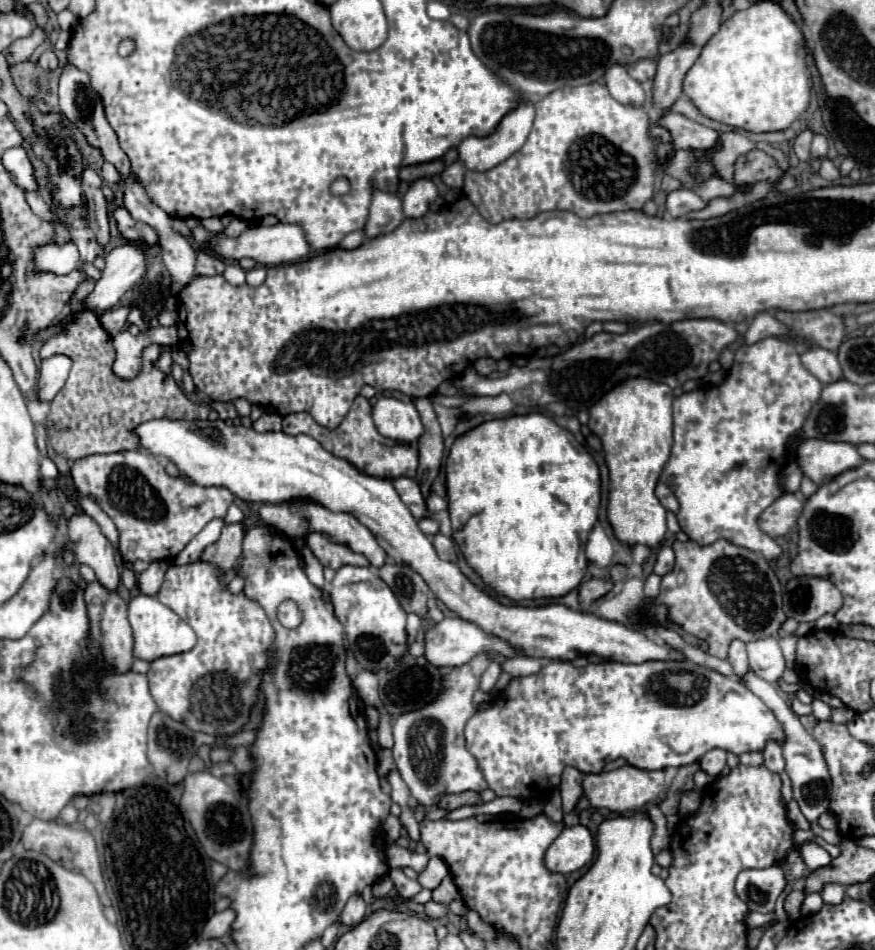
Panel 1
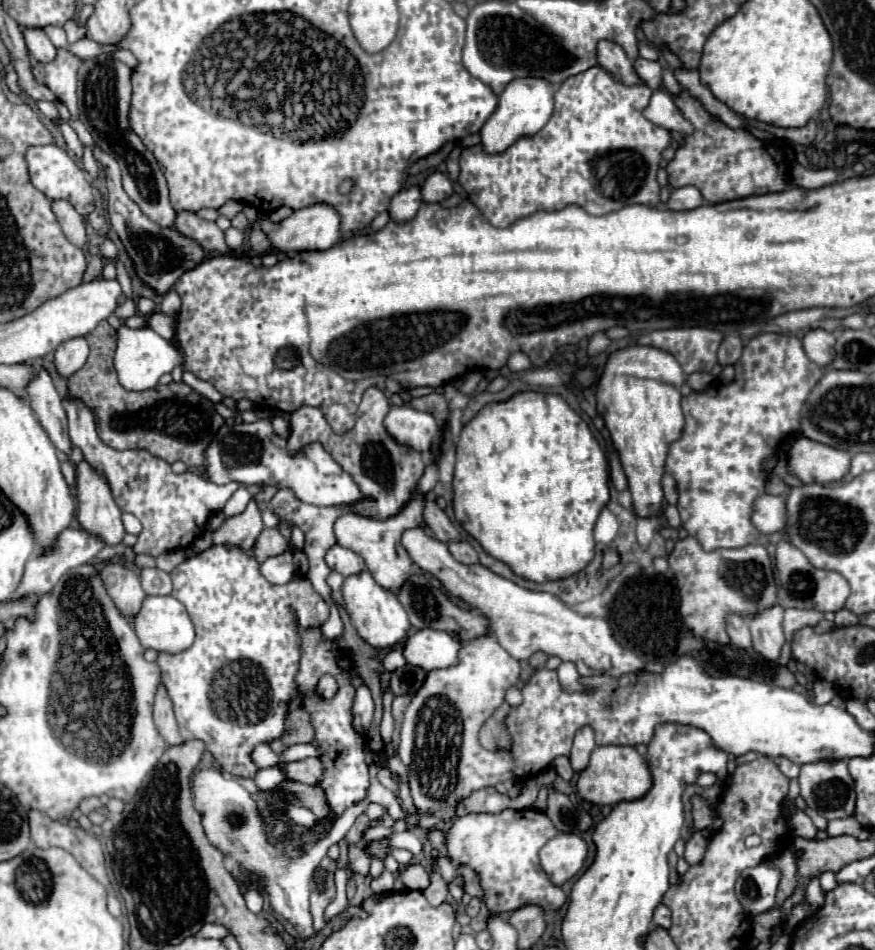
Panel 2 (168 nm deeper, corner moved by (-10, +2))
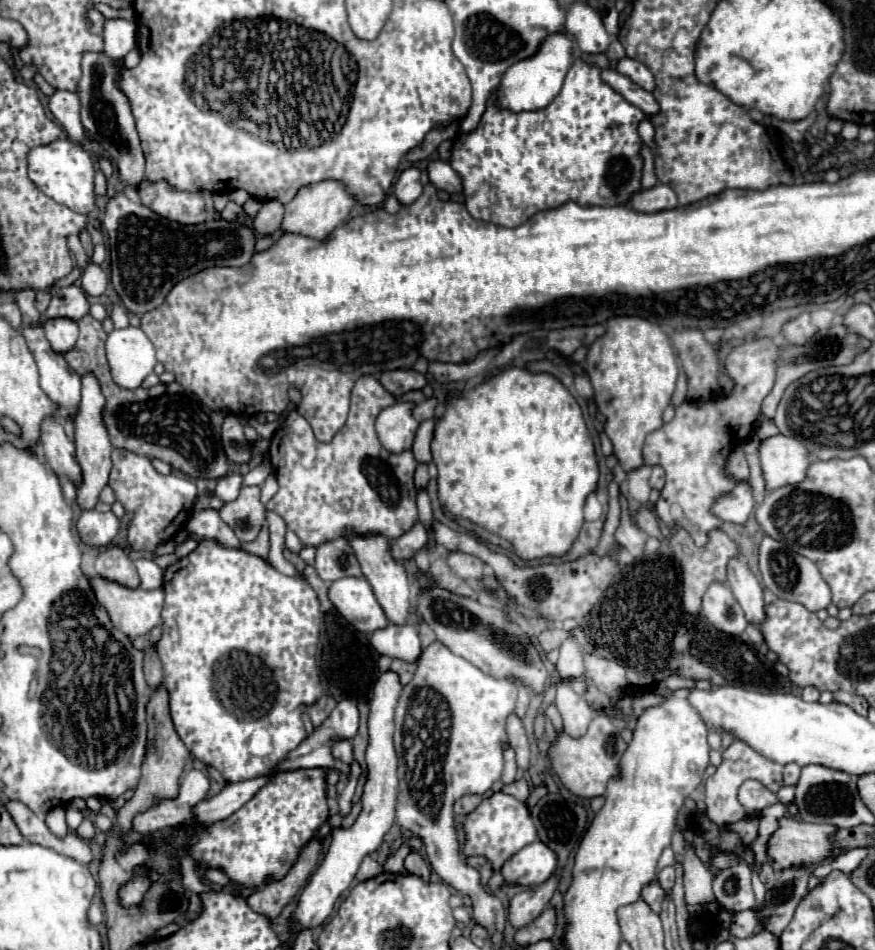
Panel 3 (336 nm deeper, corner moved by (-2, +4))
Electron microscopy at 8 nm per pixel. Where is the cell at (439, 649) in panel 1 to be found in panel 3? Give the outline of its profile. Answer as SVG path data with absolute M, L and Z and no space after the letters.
M391 623L385 629L377 629L369 641L379 655L389 655L407 663L419 663L421 659L421 639L417 625Z

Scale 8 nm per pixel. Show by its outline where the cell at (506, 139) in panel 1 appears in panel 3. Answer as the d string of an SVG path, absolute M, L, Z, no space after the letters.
M567 33L549 35L541 43L535 57L523 59L521 63L515 63L513 67L509 67L509 71L505 71L505 75L501 77L499 89L497 89L497 97L495 97L497 107L513 111L513 113L545 109L557 97L575 55L577 55L577 51L575 51L571 35L567 35Z

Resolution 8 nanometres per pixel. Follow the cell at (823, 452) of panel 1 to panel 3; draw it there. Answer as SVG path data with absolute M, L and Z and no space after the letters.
M785 435L769 437L761 441L759 447L759 461L763 467L767 489L801 483L813 459L815 457L805 449L805 445Z

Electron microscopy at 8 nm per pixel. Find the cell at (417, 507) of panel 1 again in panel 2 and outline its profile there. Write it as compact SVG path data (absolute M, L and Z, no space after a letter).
M427 499L425 503L425 521L427 525L431 527L431 531L435 533L435 537L443 543L449 543L449 541L461 541L461 535L457 533L457 529L453 527L453 523L449 521L449 517L445 515L443 509L437 507L437 503L433 499Z

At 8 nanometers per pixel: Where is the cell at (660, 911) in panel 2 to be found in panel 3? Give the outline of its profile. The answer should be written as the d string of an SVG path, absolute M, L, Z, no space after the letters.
M653 881L651 885L645 887L645 891L643 891L641 897L643 897L643 901L651 907L653 913L659 913L659 911L661 911L661 903L663 903L663 899L665 899L665 891Z

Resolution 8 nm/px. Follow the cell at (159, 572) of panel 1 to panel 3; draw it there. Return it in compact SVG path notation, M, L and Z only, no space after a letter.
M139 559L135 567L141 577L141 589L159 589L163 585L163 569L153 559Z

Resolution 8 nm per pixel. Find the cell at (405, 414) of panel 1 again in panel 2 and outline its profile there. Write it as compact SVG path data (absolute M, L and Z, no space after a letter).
M391 407L385 417L387 433L405 447L419 453L429 453L433 439L439 435L439 423L433 413L417 411L413 407Z

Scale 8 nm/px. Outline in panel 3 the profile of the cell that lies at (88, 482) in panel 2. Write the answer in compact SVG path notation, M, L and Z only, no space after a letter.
M85 375L83 379L83 389L81 389L81 411L75 419L75 449L77 449L77 461L81 467L81 481L77 485L77 505L83 511L95 509L99 503L99 495L103 491L103 487L107 485L109 479L109 471L111 471L111 443L109 443L109 435L107 429L101 421L101 411L103 411L103 395L99 389L99 383L93 375Z

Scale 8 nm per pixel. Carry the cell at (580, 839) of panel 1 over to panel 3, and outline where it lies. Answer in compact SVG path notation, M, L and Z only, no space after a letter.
M535 841L521 851L517 851L505 865L503 877L507 883L515 885L541 885L551 877L551 871L557 867L557 855L553 849L545 847L545 843Z

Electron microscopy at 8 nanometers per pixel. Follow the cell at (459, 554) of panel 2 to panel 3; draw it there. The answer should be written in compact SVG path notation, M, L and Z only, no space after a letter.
M461 551L449 553L447 563L461 579L481 579L483 567L485 567L485 563L481 563L481 559L473 557L473 555L465 555Z

